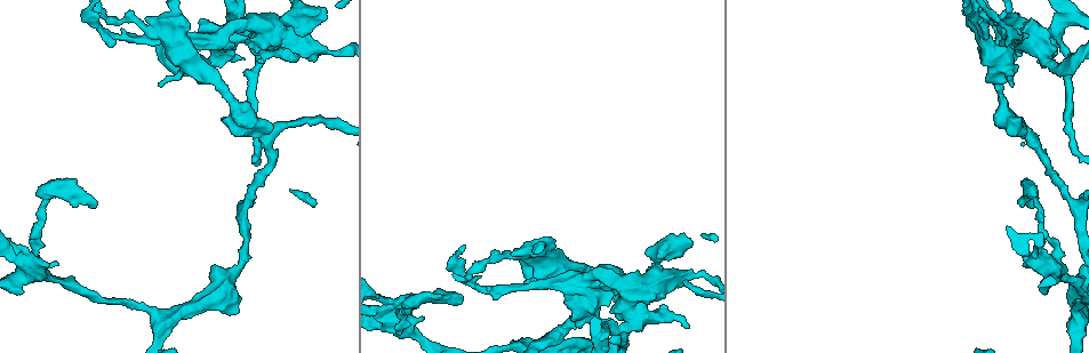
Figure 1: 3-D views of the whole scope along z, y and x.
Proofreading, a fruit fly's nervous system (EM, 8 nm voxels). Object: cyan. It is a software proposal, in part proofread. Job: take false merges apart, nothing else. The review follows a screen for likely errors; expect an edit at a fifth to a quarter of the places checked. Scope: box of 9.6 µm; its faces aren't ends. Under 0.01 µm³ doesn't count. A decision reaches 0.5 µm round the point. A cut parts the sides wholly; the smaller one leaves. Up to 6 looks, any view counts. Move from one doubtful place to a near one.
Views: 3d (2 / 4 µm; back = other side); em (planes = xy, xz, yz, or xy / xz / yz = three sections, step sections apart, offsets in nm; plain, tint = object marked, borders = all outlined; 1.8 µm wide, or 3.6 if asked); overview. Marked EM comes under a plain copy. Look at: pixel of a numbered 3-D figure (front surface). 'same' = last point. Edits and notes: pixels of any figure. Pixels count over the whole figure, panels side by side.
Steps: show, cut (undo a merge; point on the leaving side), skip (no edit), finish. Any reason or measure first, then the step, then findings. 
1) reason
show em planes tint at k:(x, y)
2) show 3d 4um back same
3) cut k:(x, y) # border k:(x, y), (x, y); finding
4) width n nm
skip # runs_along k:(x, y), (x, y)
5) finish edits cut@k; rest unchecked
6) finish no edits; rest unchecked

show 3d 4um back at 1:(1054, 269)

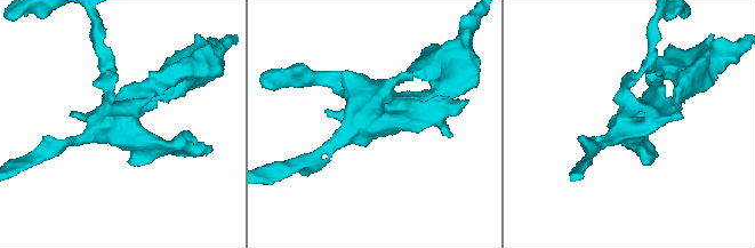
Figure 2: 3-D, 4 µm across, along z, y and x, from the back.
now the EM
show em planes tint at 2:(106, 120)

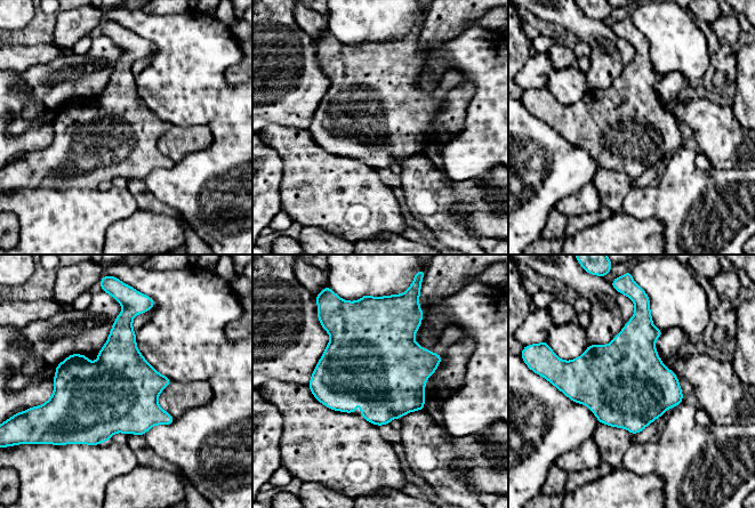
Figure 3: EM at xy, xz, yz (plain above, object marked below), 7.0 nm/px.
skip # one neuron here

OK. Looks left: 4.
thin arm on a thick one
show 3d 4um at 1:(178, 57)

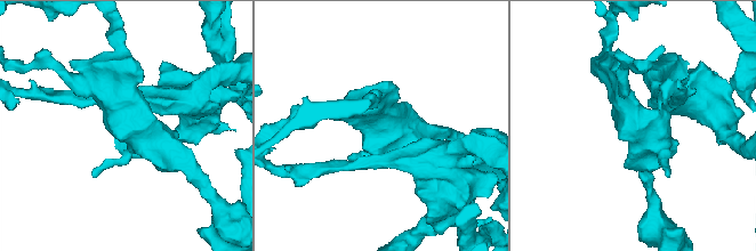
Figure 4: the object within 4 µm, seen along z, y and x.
need the tissue
show em 3.6um planes tint at 4:(383, 137)

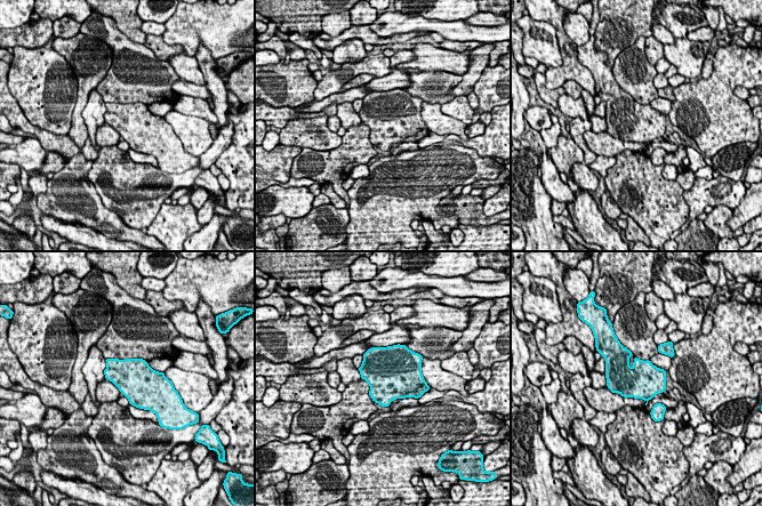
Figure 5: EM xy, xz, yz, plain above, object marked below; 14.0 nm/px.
width 550 nm
skip # all the same neuron

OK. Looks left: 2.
finish no edits; rest unchecked

